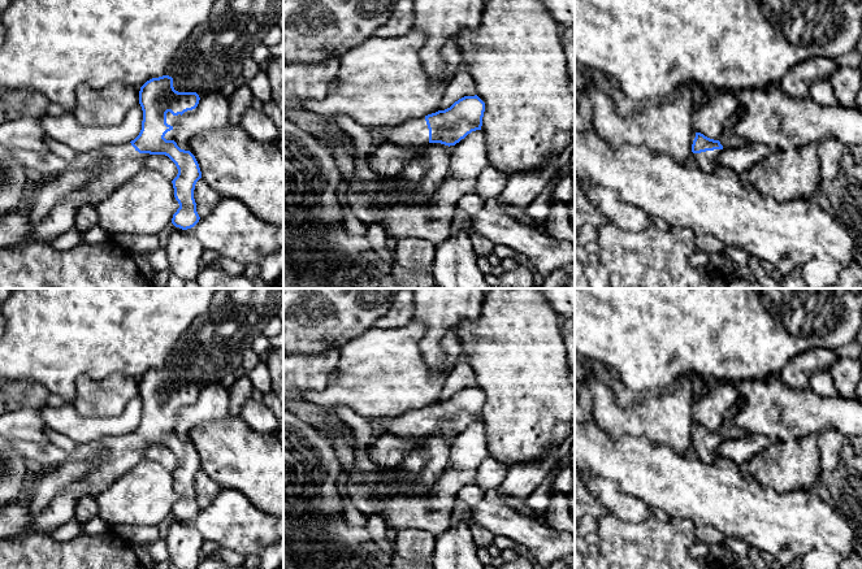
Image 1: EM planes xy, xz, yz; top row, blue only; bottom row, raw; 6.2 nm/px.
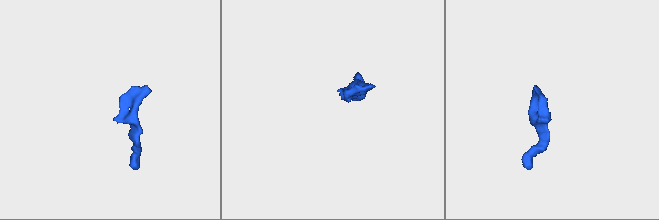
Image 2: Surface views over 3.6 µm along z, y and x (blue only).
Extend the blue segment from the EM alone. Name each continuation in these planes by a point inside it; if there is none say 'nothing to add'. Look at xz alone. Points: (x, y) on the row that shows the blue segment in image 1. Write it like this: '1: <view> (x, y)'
1: xz (415, 133)

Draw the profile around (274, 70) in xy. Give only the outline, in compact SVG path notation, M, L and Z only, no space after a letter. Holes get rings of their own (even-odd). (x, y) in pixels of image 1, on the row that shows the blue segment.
M274 56L265 71L272 86L272 100L283 114L283 57Z

